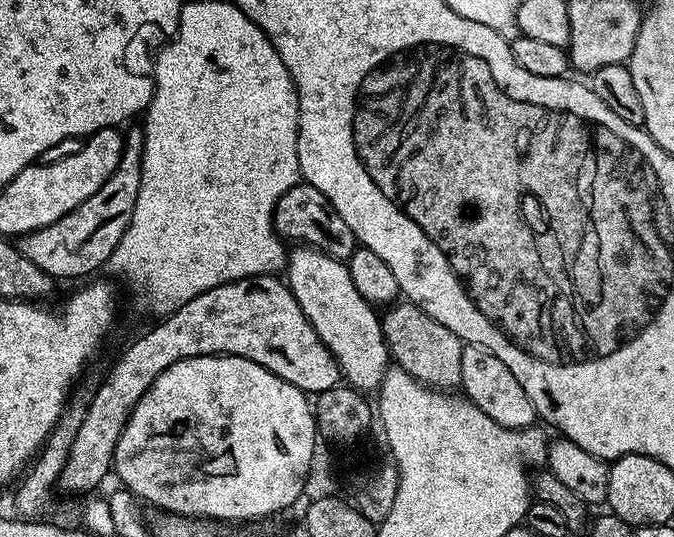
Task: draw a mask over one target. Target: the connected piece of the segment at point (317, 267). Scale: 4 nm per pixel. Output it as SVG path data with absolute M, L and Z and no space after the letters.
M319 250L296 251L300 252L288 252L286 283L315 330L317 341L328 347L329 354L336 359L341 374L351 387L365 394L375 393L390 367L388 342L377 309L358 294L345 261L335 260Z

